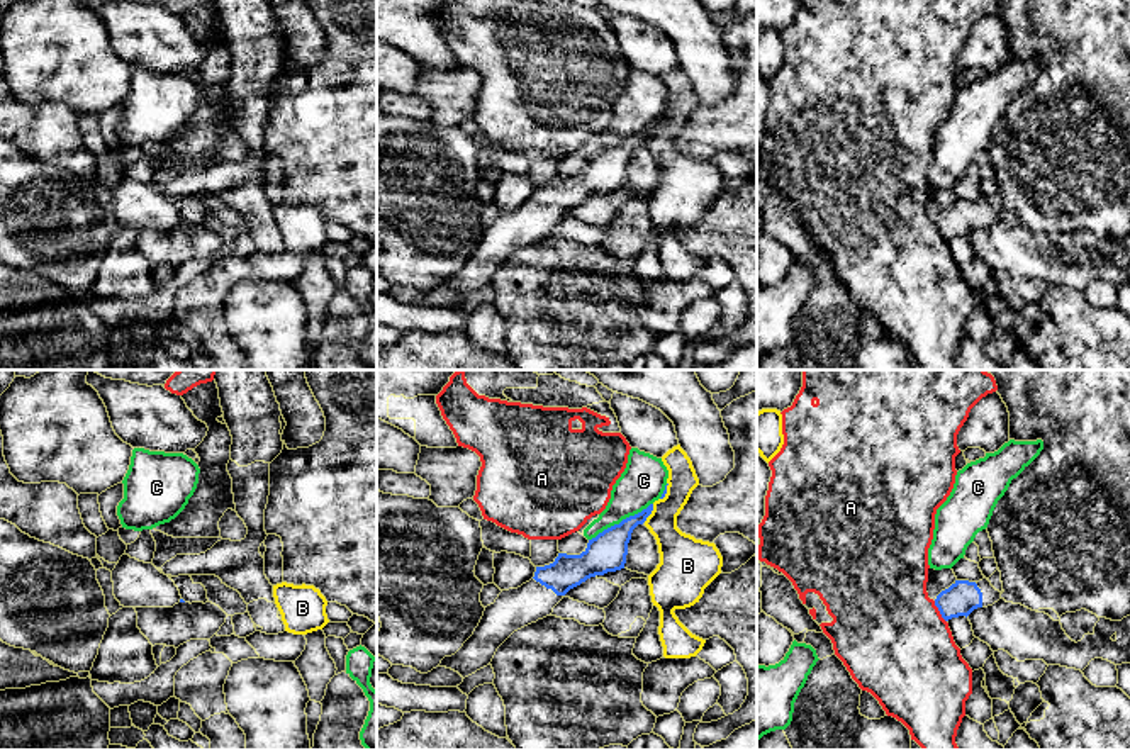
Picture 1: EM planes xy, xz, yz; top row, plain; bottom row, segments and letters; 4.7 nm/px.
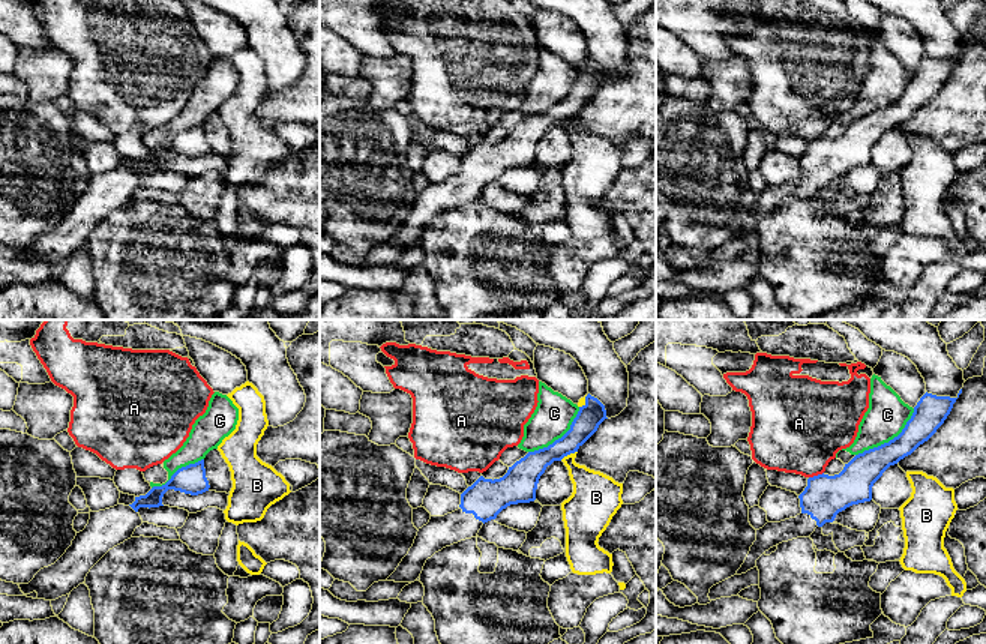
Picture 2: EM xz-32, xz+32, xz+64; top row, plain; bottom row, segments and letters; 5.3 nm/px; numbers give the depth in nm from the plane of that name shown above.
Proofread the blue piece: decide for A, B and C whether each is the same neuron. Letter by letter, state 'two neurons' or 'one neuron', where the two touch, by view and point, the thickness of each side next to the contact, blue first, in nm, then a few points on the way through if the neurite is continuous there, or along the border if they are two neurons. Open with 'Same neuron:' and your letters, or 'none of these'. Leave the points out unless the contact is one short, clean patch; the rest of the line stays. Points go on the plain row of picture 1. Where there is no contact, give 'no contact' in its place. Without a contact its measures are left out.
Same neuron: none of these
A: two neurons; meets blue in yz at (939, 229); 160 nm thick on the blue side, 500 nm on the other; border along yz (934, 221), (945, 241)
B: two neurons; meets blue in xz at (650, 133); 160 nm thick on the blue side, 200 nm on the other; border along xz (654, 124), (654, 129), (643, 141)
C: two neurons; meets blue in xz at (621, 141); 180 nm thick on the blue side, 220 nm on the other

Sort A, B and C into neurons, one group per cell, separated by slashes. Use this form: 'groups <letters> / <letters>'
groups A / B / C

